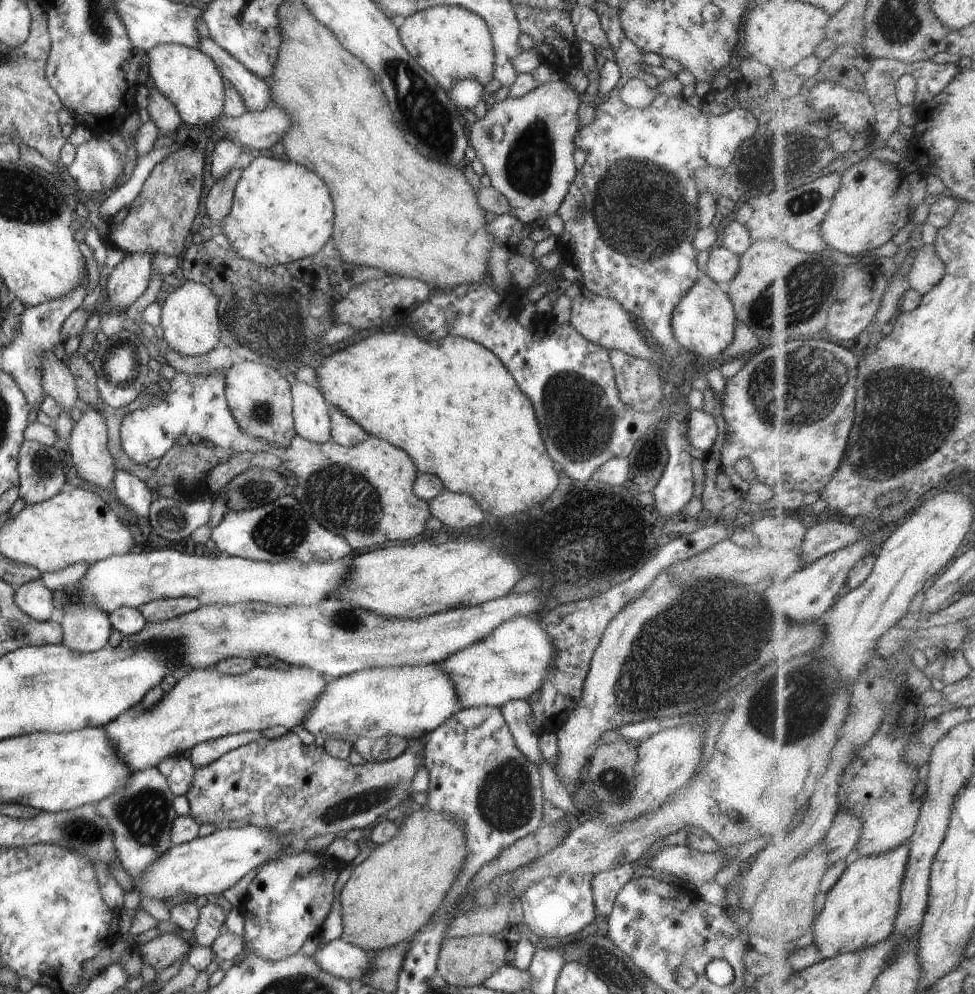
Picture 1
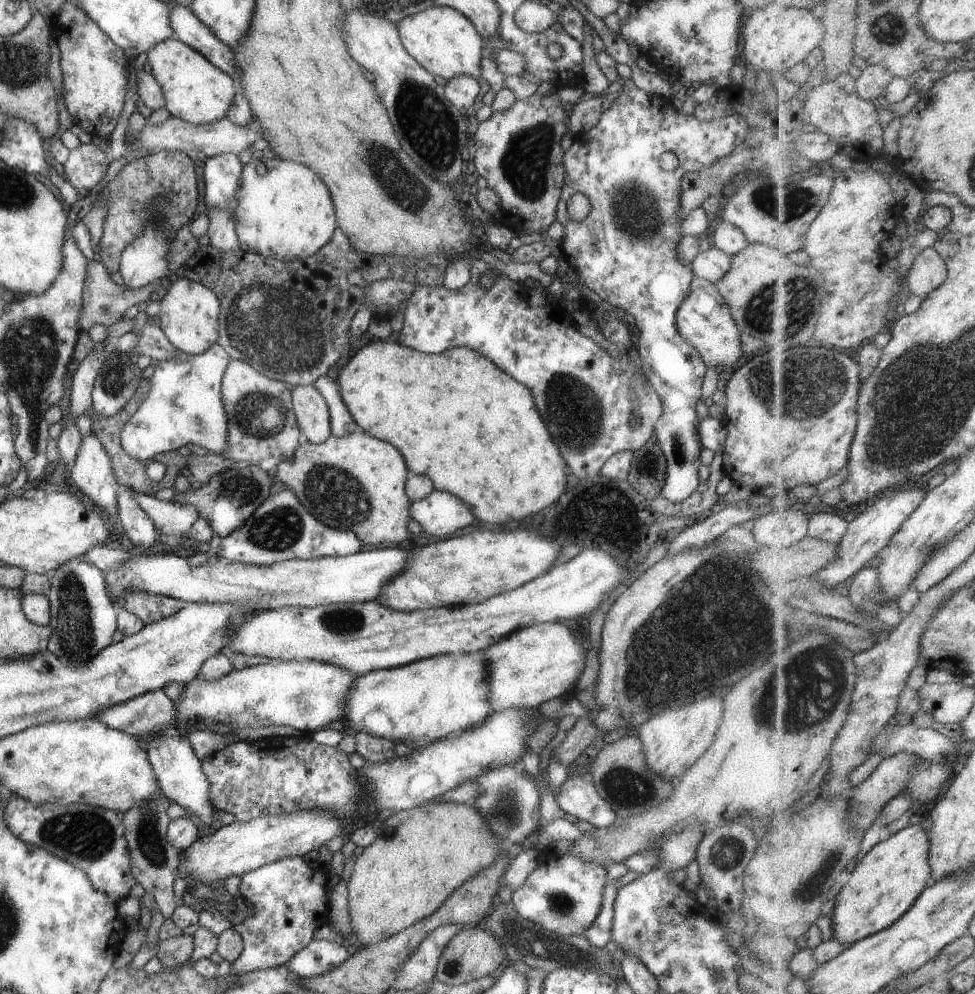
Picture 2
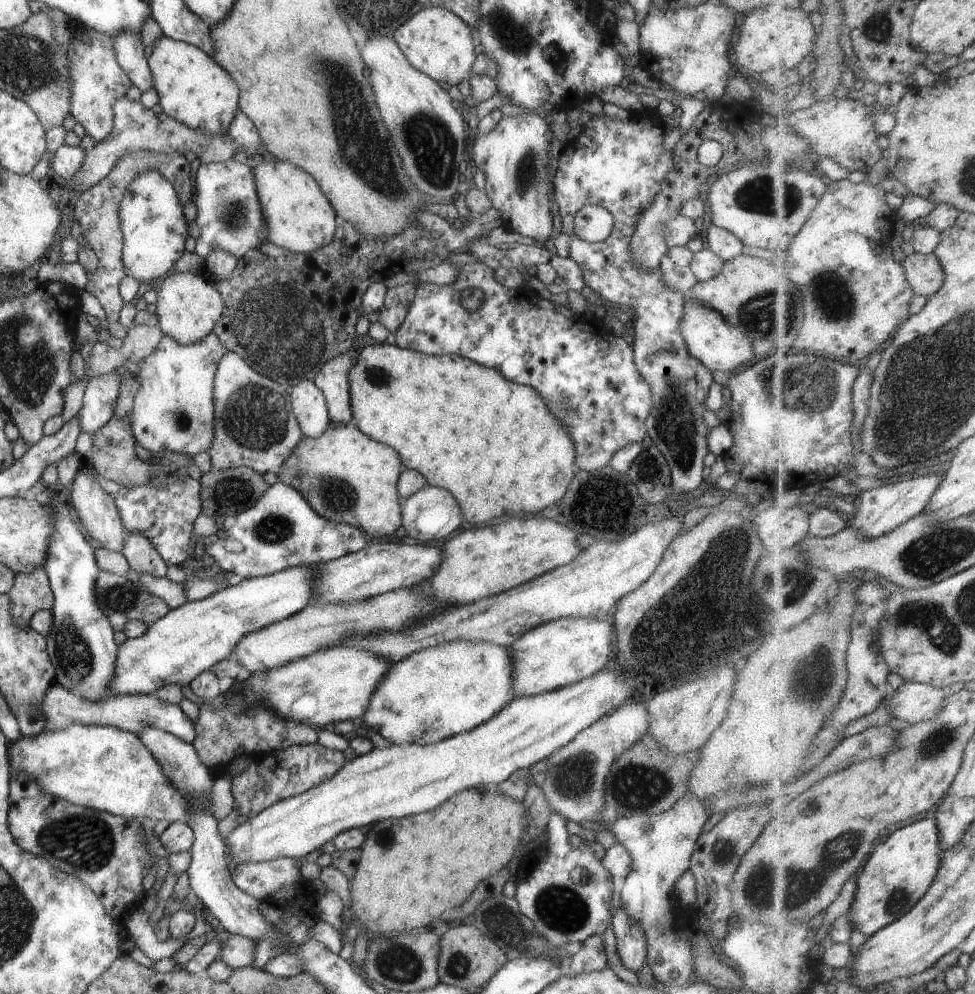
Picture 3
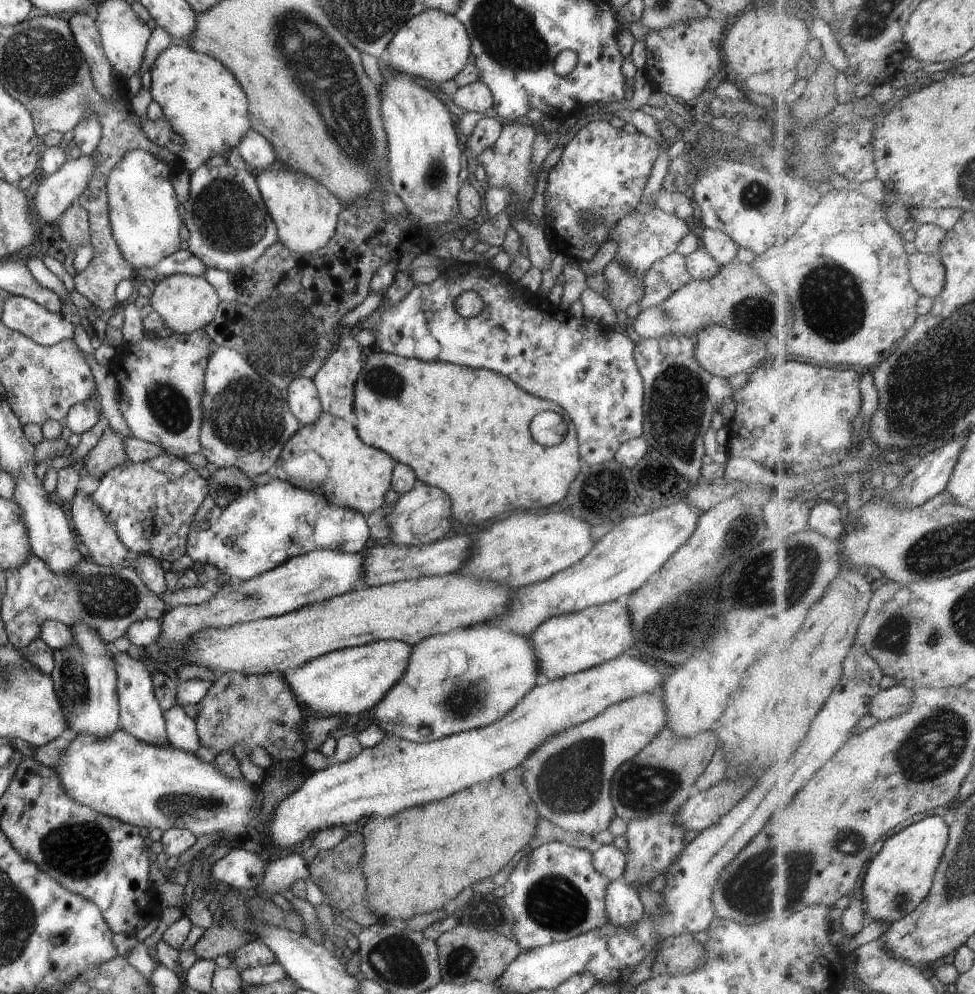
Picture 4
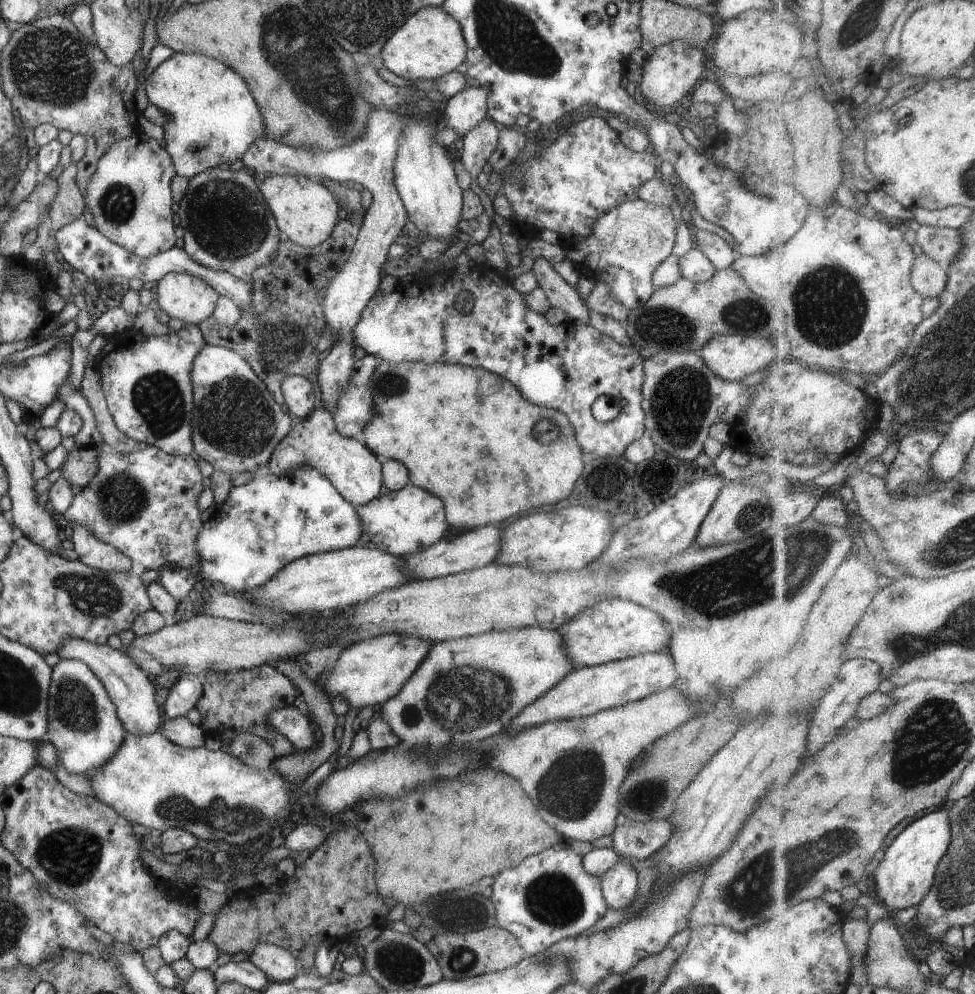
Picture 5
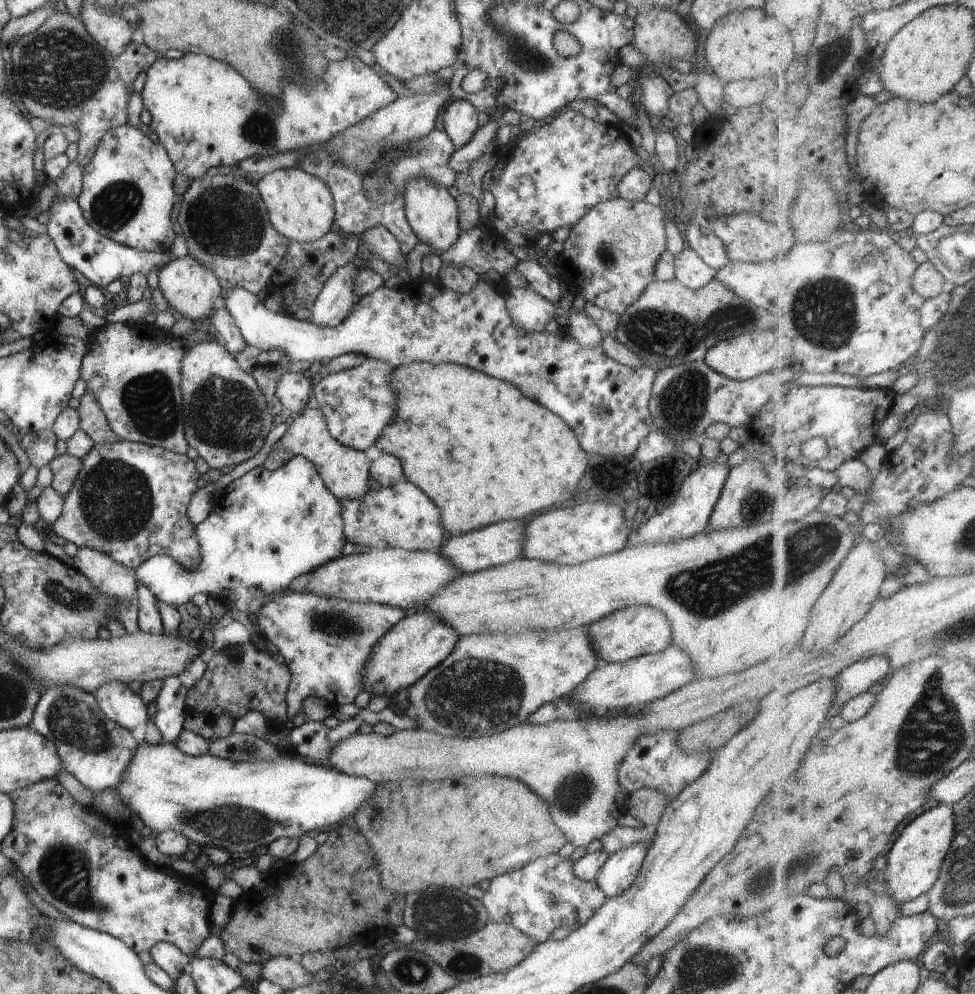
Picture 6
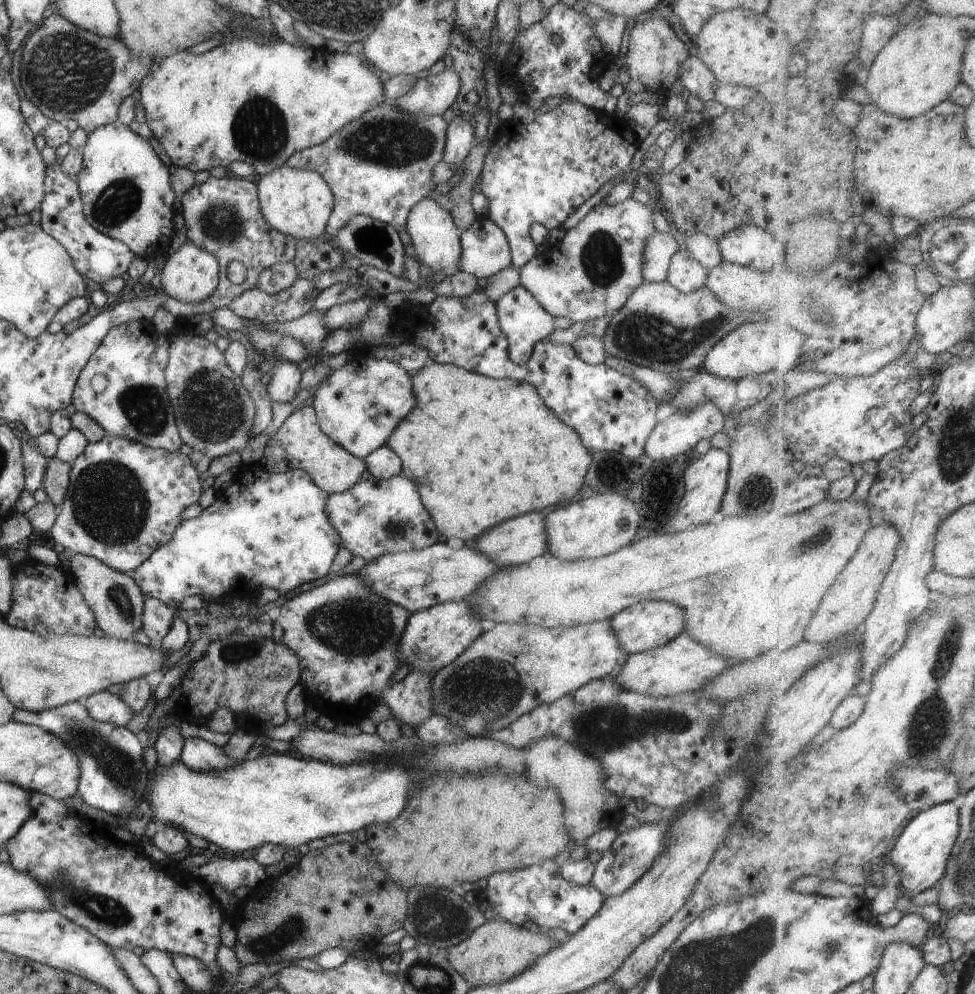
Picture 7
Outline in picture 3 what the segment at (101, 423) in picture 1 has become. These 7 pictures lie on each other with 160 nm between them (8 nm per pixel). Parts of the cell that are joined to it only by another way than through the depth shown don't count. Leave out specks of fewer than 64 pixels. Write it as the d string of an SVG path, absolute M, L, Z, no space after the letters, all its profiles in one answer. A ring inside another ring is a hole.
M85 459L81 461L83 467L76 470L76 475L73 477L70 484L71 492L69 494L71 504L81 520L84 530L87 532L89 539L99 542L101 547L110 551L120 551L125 539L125 528L122 520L119 518L117 509L114 507L114 502L111 495L108 495L101 489L99 481L93 476L93 468L89 466L89 462Z

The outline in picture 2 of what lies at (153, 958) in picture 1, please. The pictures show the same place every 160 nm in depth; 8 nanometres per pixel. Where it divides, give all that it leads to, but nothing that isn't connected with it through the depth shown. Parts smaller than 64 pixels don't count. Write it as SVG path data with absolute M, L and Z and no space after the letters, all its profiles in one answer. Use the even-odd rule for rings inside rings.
M190 932L176 937L159 940L155 956L159 959L163 969L170 970L185 964L193 950L193 939Z

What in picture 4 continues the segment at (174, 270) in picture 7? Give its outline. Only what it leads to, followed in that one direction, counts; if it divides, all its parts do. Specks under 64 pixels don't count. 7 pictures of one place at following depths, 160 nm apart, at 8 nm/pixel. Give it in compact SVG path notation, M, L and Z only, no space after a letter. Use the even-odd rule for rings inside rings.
M174 274L163 277L155 284L149 298L152 309L159 314L163 326L179 334L189 334L202 329L213 320L217 305L220 303L217 293L204 277L194 277L184 274Z

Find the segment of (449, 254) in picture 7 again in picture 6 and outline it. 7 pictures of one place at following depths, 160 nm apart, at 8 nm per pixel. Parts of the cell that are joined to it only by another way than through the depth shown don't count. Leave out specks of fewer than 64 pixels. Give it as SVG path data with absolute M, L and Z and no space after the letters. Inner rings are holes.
M417 175L412 179L407 179L402 190L407 224L419 242L430 246L431 252L434 252L434 249L443 252L449 248L458 239L461 231L458 225L457 203L455 198L449 195L447 189L448 187L434 183L423 175Z

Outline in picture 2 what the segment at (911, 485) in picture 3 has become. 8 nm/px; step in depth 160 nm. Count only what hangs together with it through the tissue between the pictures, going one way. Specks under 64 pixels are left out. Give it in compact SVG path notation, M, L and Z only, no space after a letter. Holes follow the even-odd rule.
M928 488L925 490L905 490L902 492L891 491L891 496L881 496L870 508L863 511L848 526L847 534L842 538L838 548L837 558L832 560L828 567L823 567L811 578L821 583L828 589L835 588L843 580L847 582L851 576L856 575L865 564L875 564L882 552L892 542L893 535L900 530L903 523L920 507L927 496Z

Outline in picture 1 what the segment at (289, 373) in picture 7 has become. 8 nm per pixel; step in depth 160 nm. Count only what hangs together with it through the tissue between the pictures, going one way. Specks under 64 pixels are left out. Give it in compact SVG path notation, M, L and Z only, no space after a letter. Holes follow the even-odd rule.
M290 380L294 432L312 443L330 440L329 404L313 385Z

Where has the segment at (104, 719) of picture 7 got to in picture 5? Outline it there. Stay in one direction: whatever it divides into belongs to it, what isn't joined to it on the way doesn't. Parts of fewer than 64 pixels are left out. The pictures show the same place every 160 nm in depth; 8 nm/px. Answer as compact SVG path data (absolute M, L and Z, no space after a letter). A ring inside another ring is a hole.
M77 637L65 639L55 653L59 655L59 658L77 659L89 666L115 705L117 718L122 722L126 733L139 736L159 732L163 717L159 714L159 708L153 697L156 688L129 655L121 649L113 649L106 644L98 645Z

